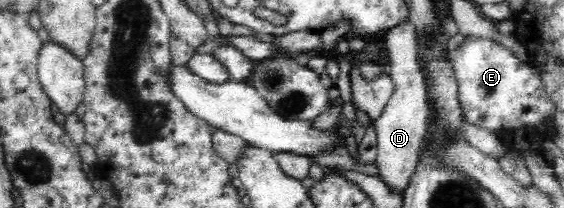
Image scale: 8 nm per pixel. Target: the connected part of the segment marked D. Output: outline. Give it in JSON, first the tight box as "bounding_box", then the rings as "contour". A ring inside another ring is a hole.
{"bounding_box":[373,22,428,192],"contour":[[[409,22],[397,24],[383,35],[382,44],[385,53],[390,58],[387,75],[391,77],[394,91],[382,114],[373,122],[377,134],[376,166],[380,170],[379,177],[397,192],[403,192],[408,186],[408,180],[414,172],[418,150],[422,146],[424,128],[428,115],[427,87],[416,54],[416,31]]]}

